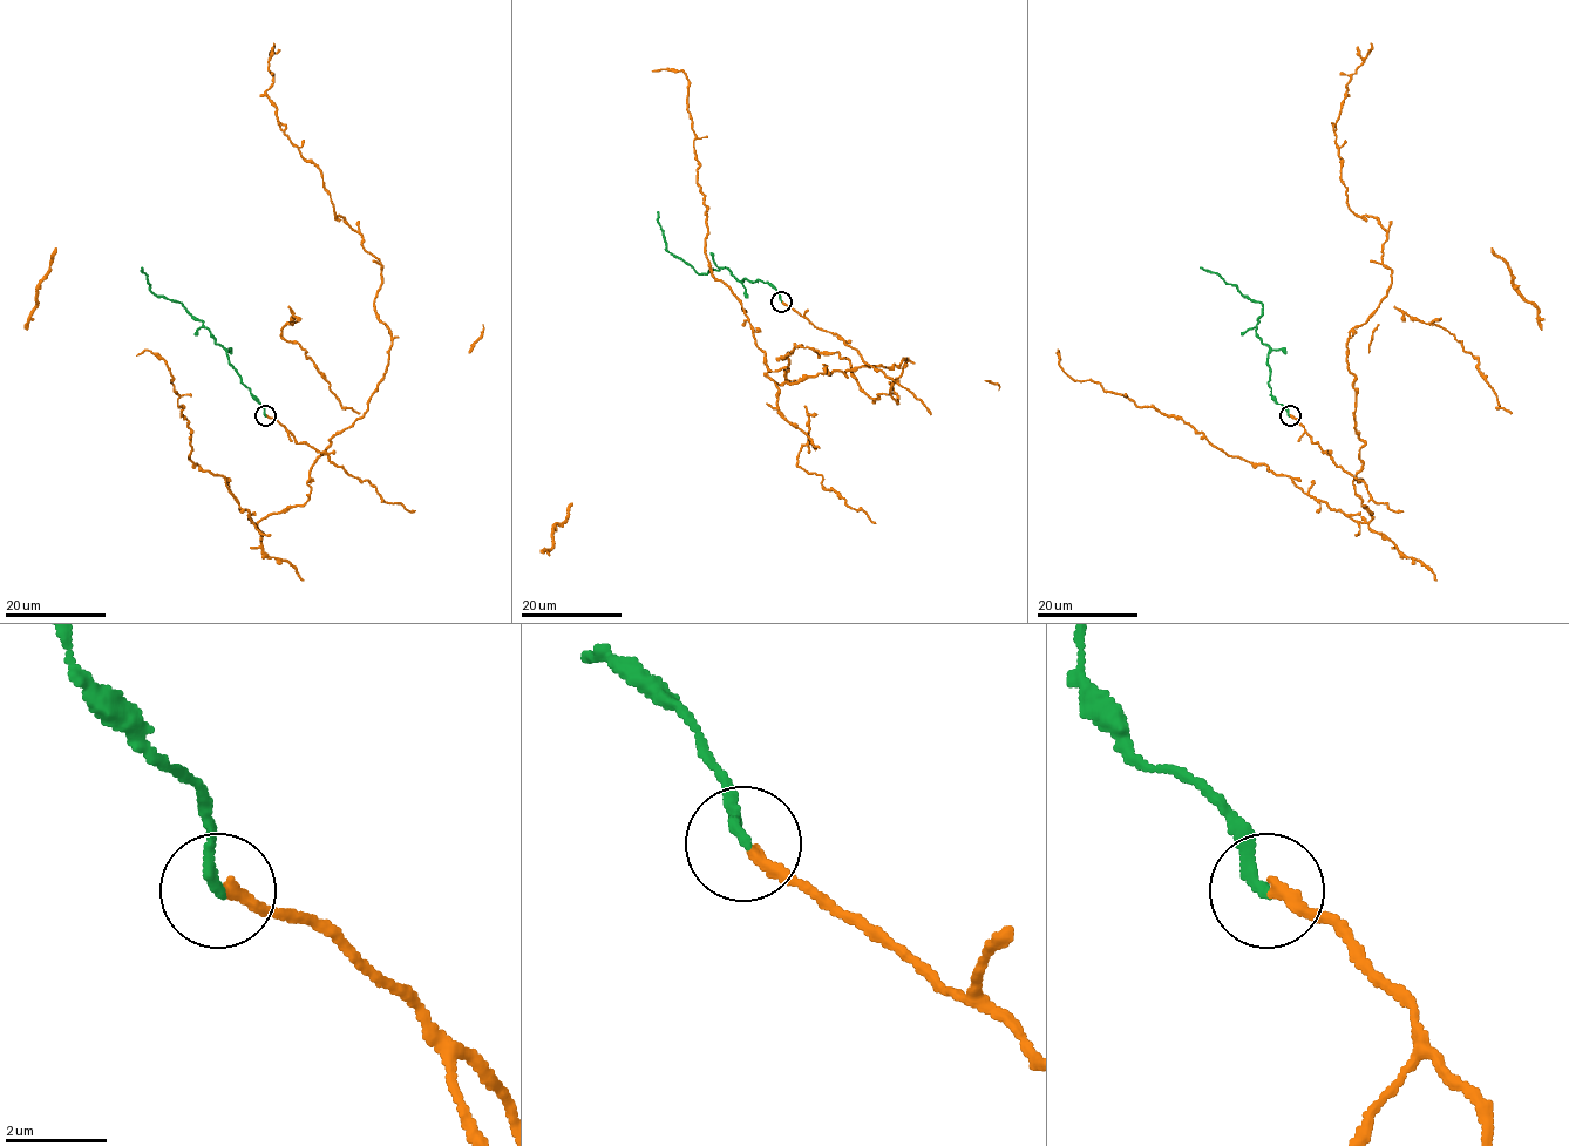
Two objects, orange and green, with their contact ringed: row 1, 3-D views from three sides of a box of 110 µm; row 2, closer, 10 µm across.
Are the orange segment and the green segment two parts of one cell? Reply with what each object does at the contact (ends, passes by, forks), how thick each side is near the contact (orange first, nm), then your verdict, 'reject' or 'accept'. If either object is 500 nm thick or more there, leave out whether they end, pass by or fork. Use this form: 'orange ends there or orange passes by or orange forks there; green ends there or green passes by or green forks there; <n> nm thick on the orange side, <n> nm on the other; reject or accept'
orange ends there; green ends there; 240 nm thick on the orange side, 200 nm on the other; accept

